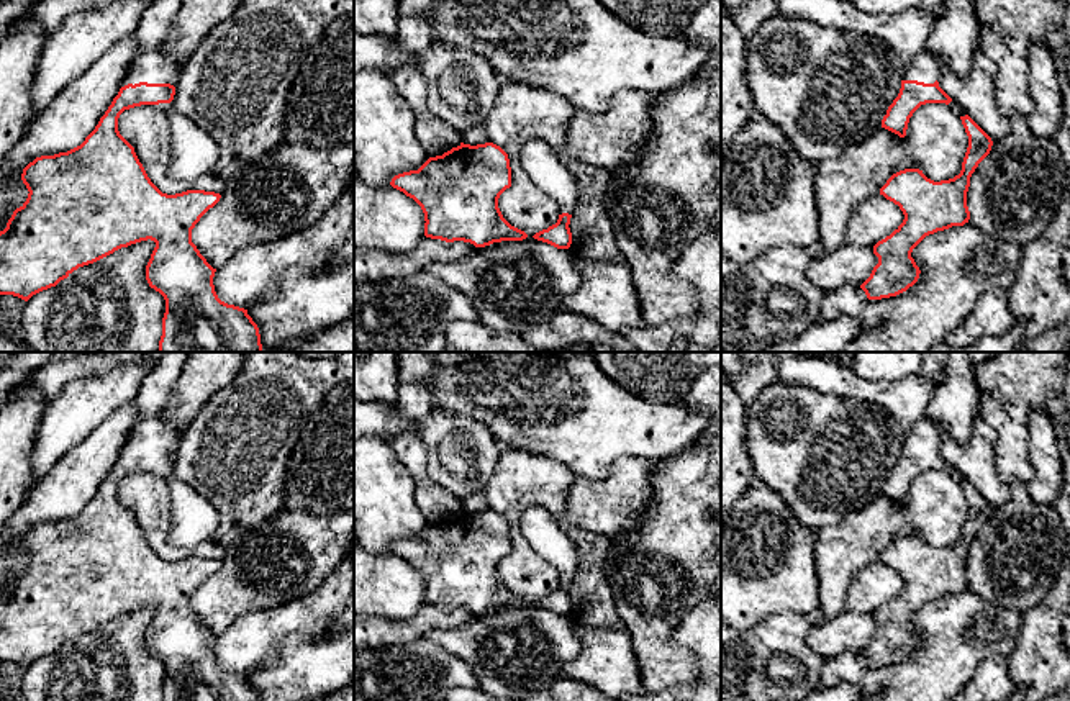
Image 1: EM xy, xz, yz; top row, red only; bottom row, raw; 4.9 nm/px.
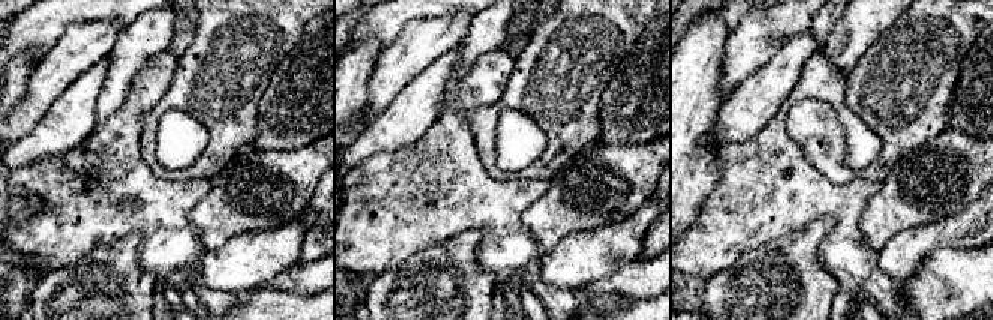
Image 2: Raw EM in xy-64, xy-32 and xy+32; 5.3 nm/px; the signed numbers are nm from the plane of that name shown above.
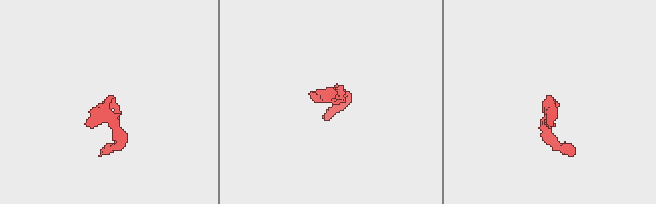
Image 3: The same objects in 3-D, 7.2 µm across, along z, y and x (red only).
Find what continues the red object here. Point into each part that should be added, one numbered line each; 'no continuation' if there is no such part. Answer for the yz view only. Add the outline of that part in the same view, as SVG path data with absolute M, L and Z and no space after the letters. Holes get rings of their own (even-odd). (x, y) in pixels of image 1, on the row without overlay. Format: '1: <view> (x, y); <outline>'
1: yz (924, 434); M923 418L908 432L905 432L903 447L934 450L939 447L939 436L937 426L927 418Z

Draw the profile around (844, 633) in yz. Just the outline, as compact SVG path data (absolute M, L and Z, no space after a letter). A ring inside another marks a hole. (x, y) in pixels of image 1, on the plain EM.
M844 609L832 619L818 616L811 621L808 645L823 658L844 652L862 652L878 631L873 614L854 614Z

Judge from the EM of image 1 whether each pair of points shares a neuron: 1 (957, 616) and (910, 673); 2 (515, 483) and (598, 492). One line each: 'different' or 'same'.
1: same
2: different

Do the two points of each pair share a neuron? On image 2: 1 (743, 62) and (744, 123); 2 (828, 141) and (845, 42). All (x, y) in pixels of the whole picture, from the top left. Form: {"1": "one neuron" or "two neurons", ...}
{"1": "two neurons", "2": "two neurons"}

